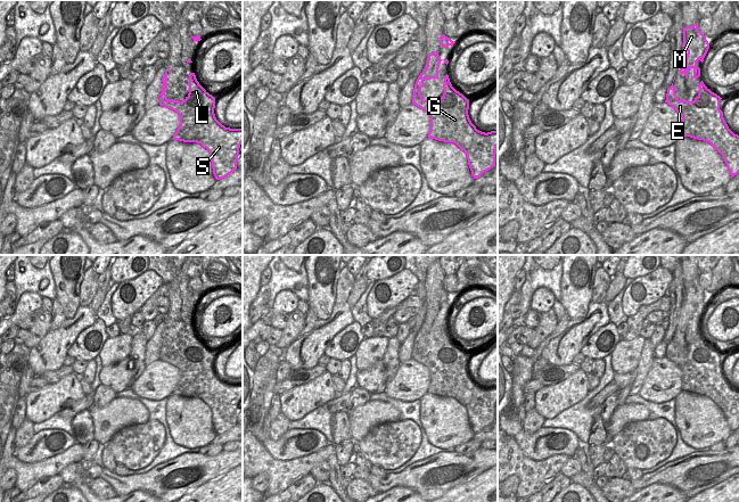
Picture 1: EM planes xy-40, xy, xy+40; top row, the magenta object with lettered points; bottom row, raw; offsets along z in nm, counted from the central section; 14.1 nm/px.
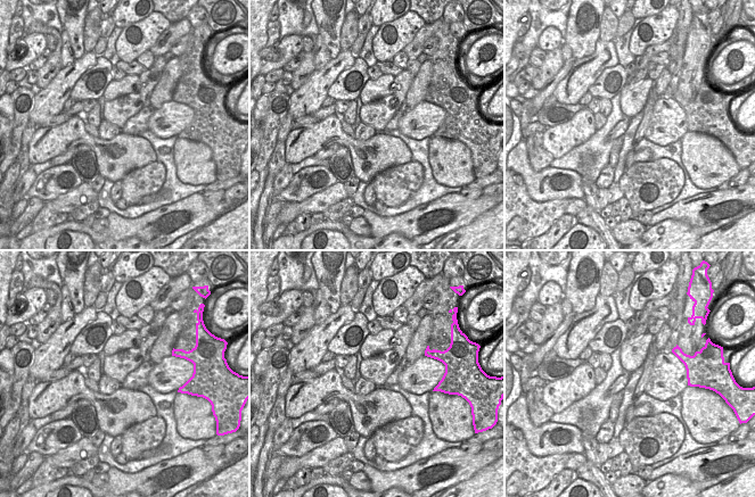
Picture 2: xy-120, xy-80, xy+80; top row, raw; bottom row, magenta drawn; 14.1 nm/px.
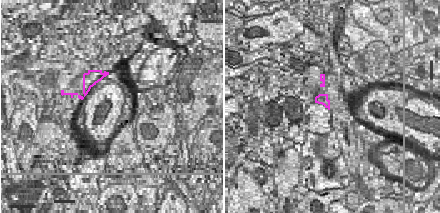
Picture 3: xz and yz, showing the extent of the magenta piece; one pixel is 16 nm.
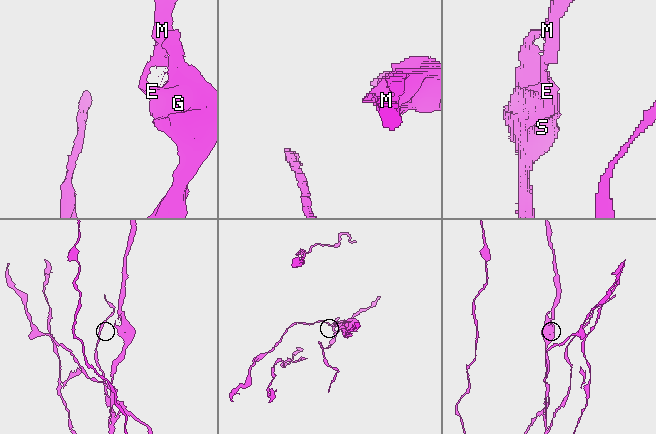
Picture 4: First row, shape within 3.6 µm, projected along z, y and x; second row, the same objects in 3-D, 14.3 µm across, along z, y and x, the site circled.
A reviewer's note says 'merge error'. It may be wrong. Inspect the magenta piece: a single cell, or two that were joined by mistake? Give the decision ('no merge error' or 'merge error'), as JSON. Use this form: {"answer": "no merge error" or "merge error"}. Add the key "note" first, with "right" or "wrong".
{"note": "right", "answer": "merge error"}

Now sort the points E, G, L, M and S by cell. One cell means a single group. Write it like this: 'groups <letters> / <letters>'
groups E G L S / M

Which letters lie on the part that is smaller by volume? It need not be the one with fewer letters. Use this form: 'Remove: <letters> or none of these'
Remove: M

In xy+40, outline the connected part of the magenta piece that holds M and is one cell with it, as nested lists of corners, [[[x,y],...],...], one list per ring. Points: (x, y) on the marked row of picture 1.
[[[698,23],[683,27],[682,47],[688,54],[685,56],[685,65],[680,67],[680,73],[683,73],[687,79],[689,69],[692,68],[693,79],[698,79],[700,76],[700,68],[697,66],[697,61],[700,58],[704,59],[709,49],[706,35],[699,31]]]

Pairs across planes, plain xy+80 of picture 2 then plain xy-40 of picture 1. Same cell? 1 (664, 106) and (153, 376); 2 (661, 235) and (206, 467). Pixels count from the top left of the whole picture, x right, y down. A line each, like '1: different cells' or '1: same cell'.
1: same cell
2: different cells

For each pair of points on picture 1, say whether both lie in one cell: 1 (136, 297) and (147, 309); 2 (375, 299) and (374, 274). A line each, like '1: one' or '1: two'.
1: two
2: two

